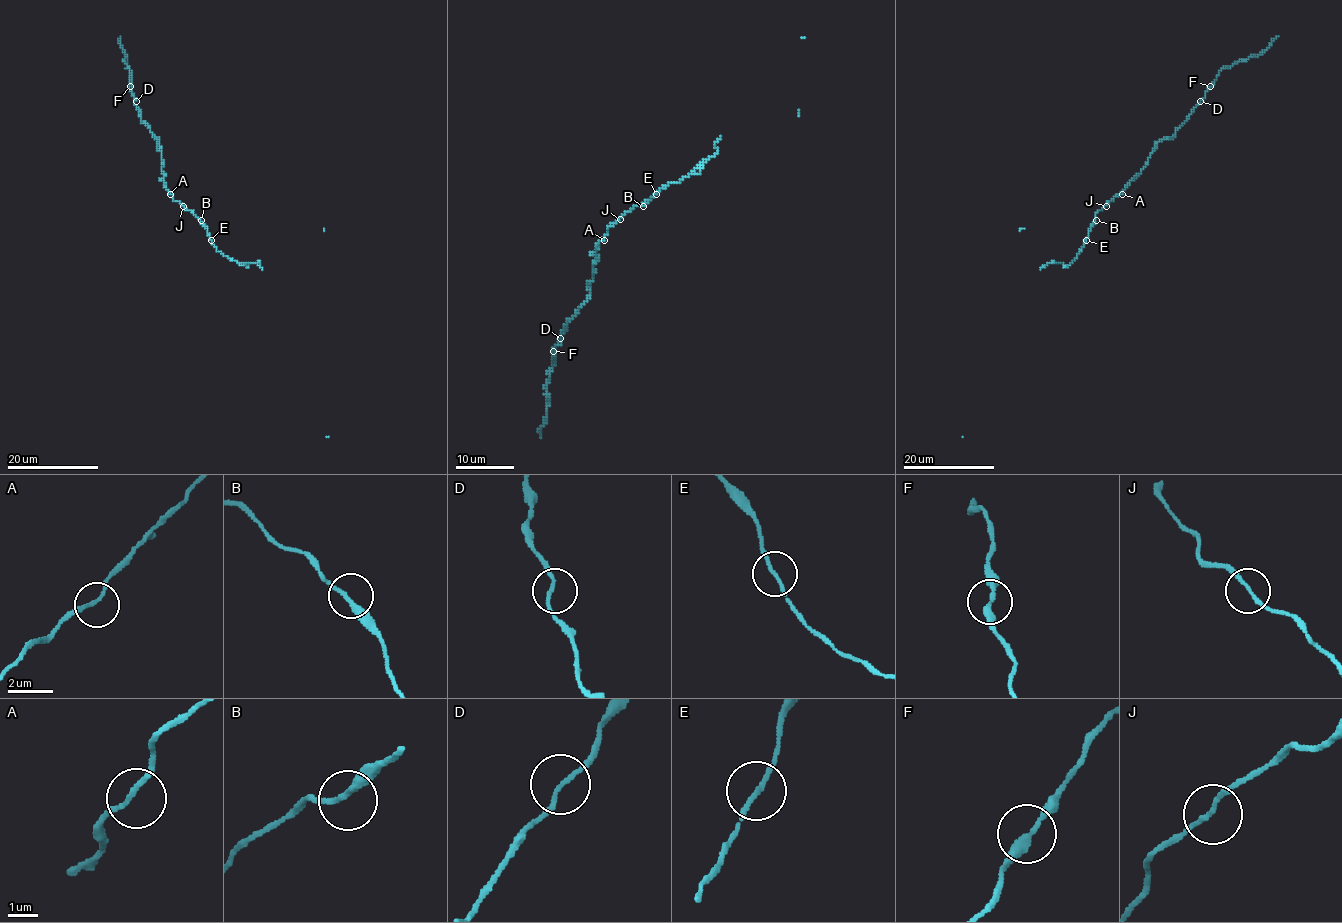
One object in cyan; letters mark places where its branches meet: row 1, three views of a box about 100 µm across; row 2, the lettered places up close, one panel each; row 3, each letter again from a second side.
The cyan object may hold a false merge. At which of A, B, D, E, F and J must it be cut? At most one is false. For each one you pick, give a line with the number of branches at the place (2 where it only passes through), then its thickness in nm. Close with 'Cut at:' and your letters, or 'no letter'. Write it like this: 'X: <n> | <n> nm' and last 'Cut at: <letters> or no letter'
Cut at: no letter

